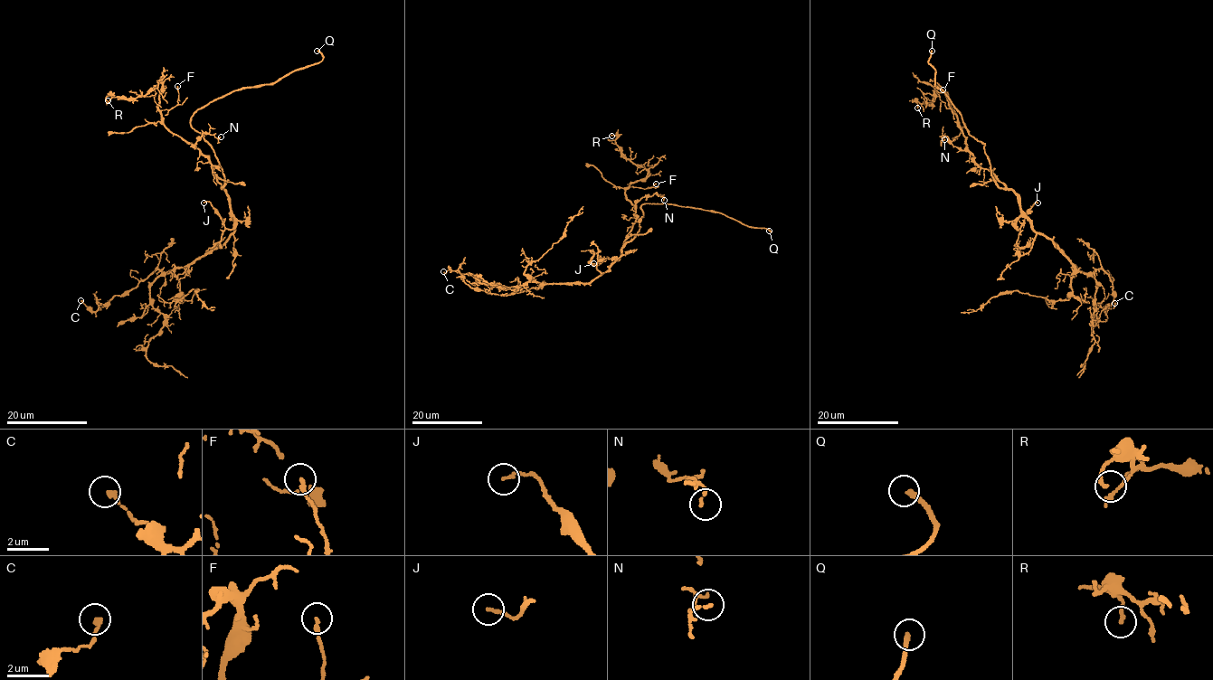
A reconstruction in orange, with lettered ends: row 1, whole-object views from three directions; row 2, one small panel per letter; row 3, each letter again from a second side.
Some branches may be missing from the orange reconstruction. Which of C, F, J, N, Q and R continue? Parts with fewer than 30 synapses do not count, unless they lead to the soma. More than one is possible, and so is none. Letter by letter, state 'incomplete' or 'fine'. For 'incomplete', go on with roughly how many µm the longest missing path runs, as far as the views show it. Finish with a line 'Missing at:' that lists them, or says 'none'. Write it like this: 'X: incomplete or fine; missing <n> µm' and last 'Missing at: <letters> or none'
C: fine
F: fine
J: fine
N: fine
Q: incomplete; missing 50 µm
R: fine
Missing at: Q

